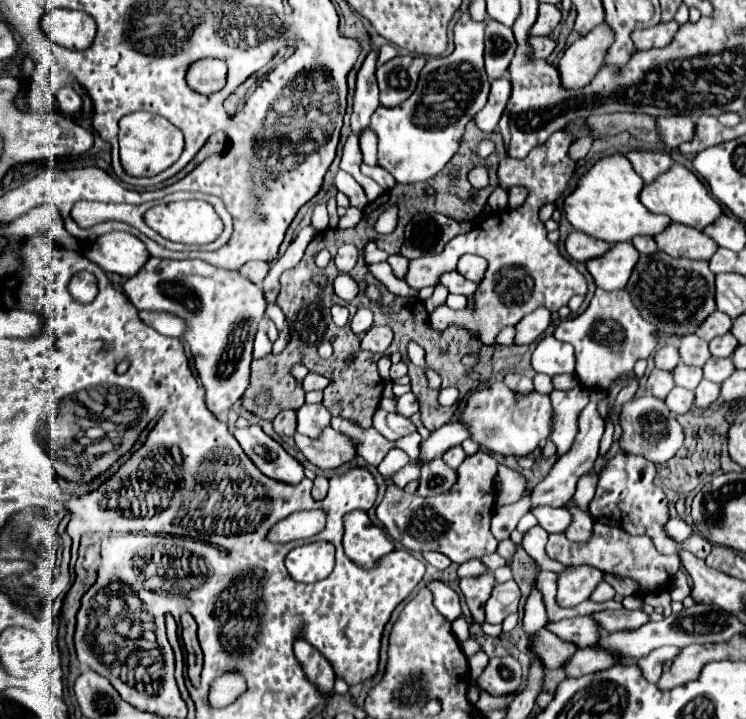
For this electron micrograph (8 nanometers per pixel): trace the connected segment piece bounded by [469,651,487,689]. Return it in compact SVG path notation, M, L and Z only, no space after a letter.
M483 651L477 653L477 655L473 655L473 657L469 659L469 677L471 677L471 685L475 685L477 689L479 689L477 677L479 677L479 673L483 671L483 665L487 665L487 657L485 657Z

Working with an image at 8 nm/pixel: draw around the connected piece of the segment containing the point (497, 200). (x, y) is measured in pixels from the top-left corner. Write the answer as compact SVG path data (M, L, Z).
M498 186L489 196L487 204L491 206L492 209L503 209L508 202L508 191L502 189Z

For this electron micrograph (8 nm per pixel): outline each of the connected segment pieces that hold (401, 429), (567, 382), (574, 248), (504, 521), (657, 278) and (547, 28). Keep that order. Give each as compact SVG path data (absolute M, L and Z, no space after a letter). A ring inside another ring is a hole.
M377 409L373 415L373 427L389 441L397 441L405 435L415 433L415 425L411 423L411 419L397 415L397 413L387 413L383 409Z
M555 375L553 385L555 389L573 389L577 385L577 379L575 375Z
M573 231L569 237L567 237L567 253L569 257L573 257L575 261L589 261L589 259L595 259L595 257L601 257L605 255L611 245L607 241L601 241L601 239L595 239L595 237L589 237L581 231Z
M523 497L519 503L515 505L506 505L496 507L493 512L490 530L499 541L507 539L511 535L511 531L517 527L519 519L523 517L531 509L530 497Z
M663 251L657 255L641 255L641 263L633 269L627 283L627 291L649 323L667 337L685 337L697 331L697 327L715 311L715 275L707 261L675 259Z
M539 5L539 15L531 27L531 35L549 35L561 21L561 11L555 5Z

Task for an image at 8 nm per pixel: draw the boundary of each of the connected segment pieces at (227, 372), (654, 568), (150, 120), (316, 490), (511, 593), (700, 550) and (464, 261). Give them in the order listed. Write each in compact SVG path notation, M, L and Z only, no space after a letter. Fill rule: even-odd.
M151 257L147 265L123 285L129 301L137 309L157 309L157 311L169 311L181 315L189 323L189 331L185 333L185 341L191 347L193 361L197 367L197 373L203 381L203 387L207 391L207 409L213 415L221 415L229 411L243 395L243 391L249 385L249 365L251 365L251 351L253 351L253 339L257 333L257 325L265 315L265 295L263 291L251 283L247 277L243 277L239 271L221 269L215 265L209 265L201 259L189 259L189 261L173 261L173 259L157 259Z
M595 523L593 533L595 533L593 539L585 543L585 547L581 547L581 543L570 543L571 541L565 535L549 535L545 553L553 561L559 561L563 565L593 565L601 571L629 577L645 591L655 591L655 589L671 585L675 573L681 567L677 555L661 555L653 547L653 541L647 535L635 537L635 535L629 535L627 531L621 531L621 527L613 527L605 523Z
M131 113L125 115L119 123L119 147L121 163L129 175L151 177L165 171L165 167L171 167L179 159L183 151L183 133L175 129L167 119L153 113Z
M315 477L315 481L313 481L313 499L321 501L327 495L328 488L328 479L325 479L325 477Z
M513 579L507 583L497 583L493 589L493 595L485 605L487 621L501 625L507 615L518 611L520 597L520 589Z
M693 533L693 535L683 543L683 547L689 549L691 553L695 553L695 555L701 557L701 559L705 559L705 557L709 555L709 551L711 551L711 543L709 543L705 537L697 535L697 533Z
M463 255L459 259L459 265L457 265L457 271L469 279L469 281L475 281L475 283L481 283L485 271L487 271L487 261L479 255Z

